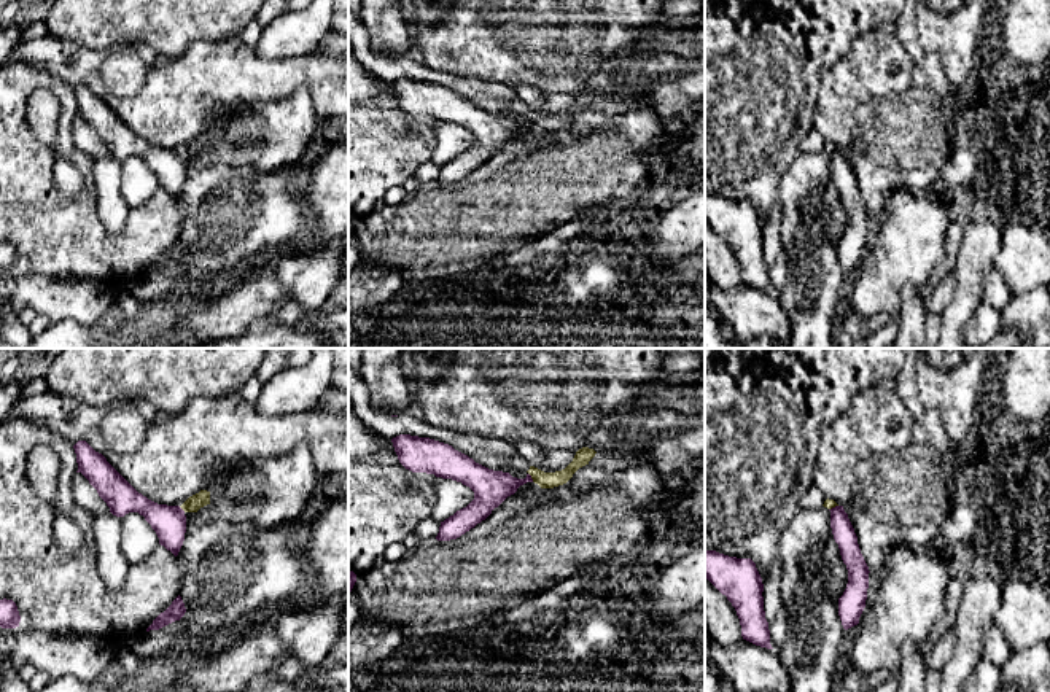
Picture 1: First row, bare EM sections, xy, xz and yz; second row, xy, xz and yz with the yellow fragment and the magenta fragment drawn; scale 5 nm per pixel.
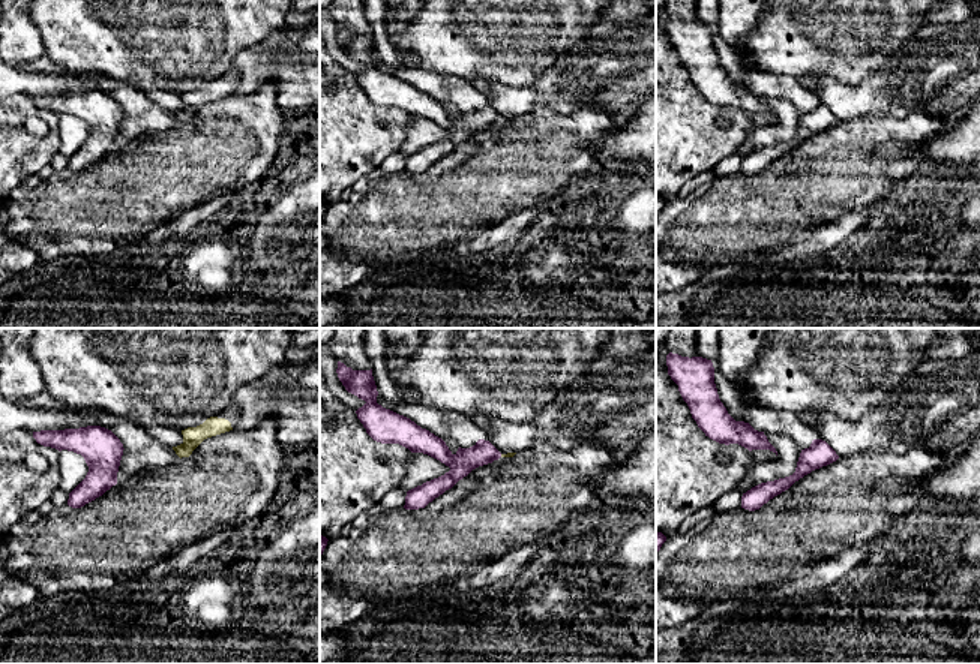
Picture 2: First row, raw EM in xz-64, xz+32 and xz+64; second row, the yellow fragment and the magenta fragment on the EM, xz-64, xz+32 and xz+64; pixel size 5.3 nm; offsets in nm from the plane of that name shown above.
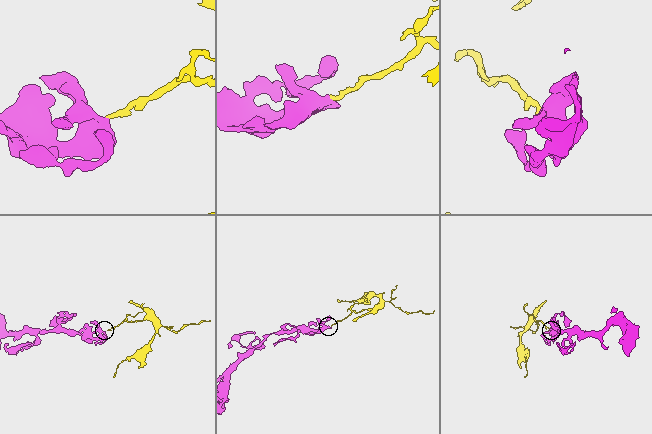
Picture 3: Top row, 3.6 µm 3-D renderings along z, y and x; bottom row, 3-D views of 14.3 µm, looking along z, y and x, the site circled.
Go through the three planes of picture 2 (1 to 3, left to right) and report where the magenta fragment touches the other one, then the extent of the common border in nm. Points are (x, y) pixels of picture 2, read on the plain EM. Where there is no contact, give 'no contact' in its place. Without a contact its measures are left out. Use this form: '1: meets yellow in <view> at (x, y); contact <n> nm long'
1: no contact
2: no contact
3: no contact

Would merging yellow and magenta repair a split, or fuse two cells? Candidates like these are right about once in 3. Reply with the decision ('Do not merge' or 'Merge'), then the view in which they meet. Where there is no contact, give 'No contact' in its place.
Do not merge. Touches yellow in xz

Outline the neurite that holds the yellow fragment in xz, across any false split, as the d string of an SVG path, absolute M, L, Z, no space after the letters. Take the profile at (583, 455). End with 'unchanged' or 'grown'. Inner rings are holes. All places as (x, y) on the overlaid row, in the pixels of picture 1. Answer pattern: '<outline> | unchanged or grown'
M582 447L576 452L573 461L562 471L544 472L535 466L530 466L527 472L541 488L554 488L566 484L579 468L589 465L595 453L597 452L593 449Z | unchanged

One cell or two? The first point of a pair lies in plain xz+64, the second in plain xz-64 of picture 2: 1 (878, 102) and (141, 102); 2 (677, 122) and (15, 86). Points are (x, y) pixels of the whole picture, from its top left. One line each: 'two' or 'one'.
1: two
2: two

